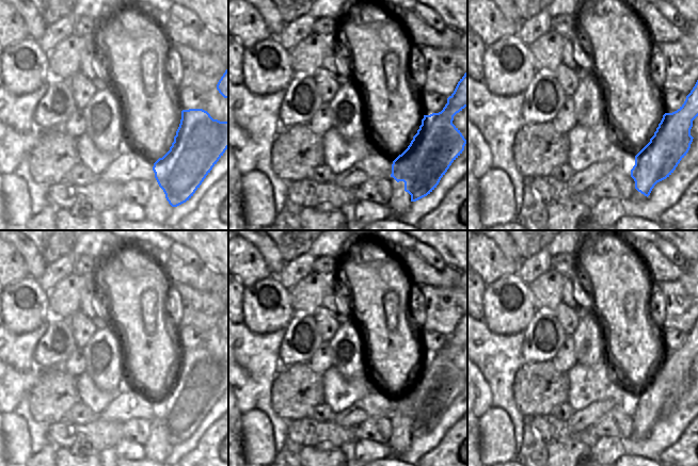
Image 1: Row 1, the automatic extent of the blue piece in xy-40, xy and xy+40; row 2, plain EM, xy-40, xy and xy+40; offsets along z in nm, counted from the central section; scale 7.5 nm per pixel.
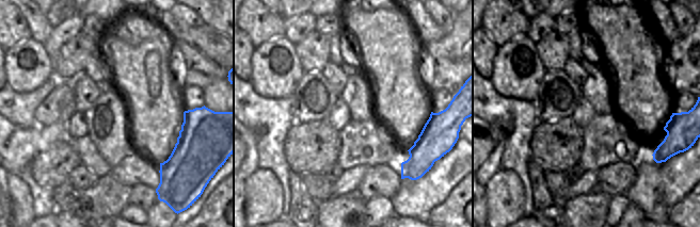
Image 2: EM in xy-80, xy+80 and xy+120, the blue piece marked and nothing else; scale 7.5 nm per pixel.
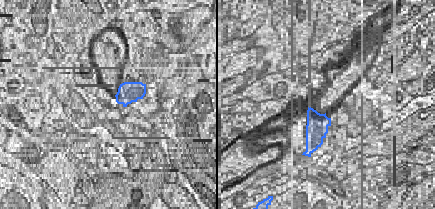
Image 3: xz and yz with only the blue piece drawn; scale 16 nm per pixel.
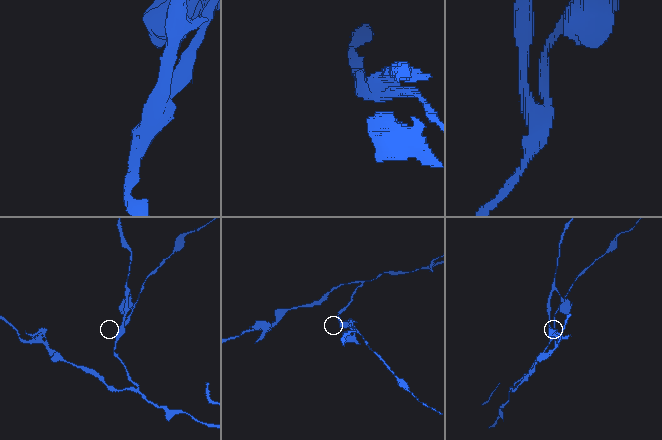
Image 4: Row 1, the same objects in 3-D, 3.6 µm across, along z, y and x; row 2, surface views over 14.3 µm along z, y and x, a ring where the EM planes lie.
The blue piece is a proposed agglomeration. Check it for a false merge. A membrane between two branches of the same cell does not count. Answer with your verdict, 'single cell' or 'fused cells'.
fused cells

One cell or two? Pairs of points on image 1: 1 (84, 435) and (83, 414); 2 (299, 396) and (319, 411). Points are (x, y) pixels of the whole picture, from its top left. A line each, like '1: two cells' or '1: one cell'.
1: two cells
2: two cells

